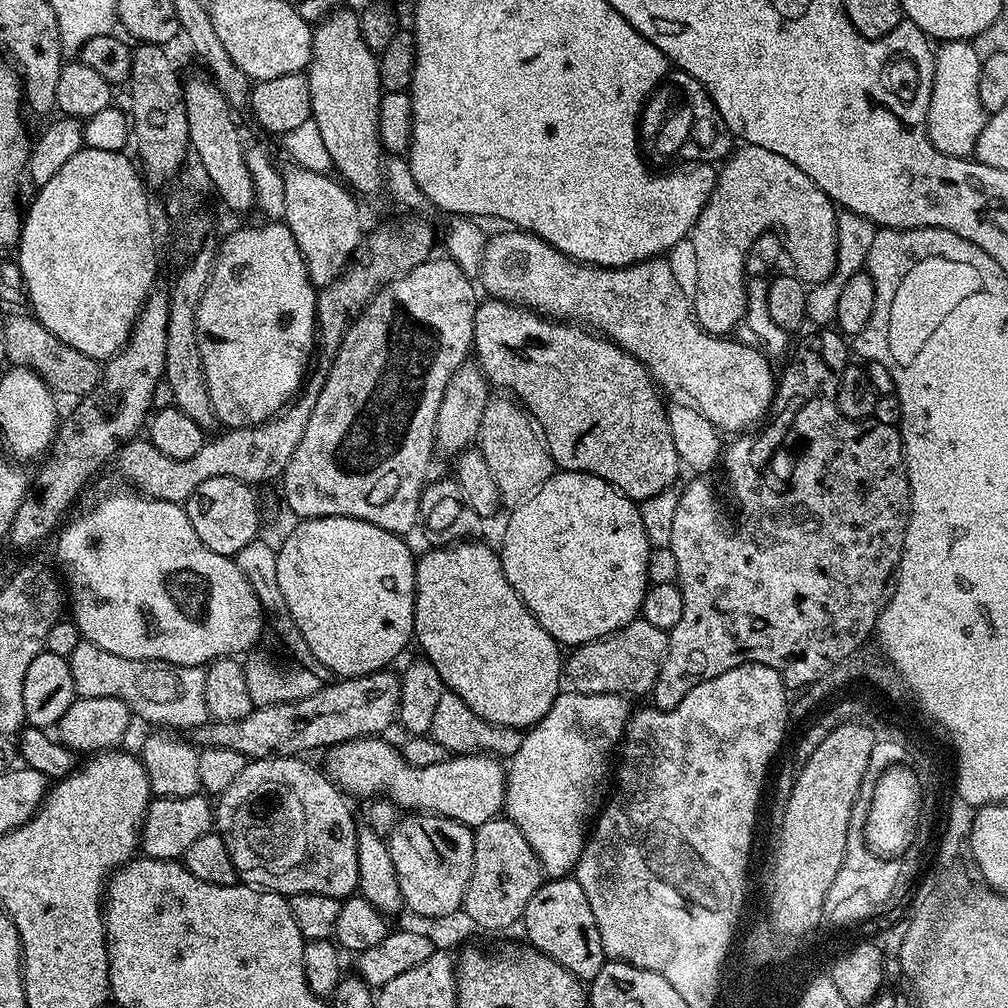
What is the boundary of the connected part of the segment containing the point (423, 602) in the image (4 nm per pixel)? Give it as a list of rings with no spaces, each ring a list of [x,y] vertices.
[[[469,538],[463,542],[447,546],[436,546],[428,550],[432,552],[426,553],[424,557],[421,555],[417,559],[416,601],[414,602],[412,634],[415,643],[420,643],[420,648],[424,651],[421,652],[423,659],[434,665],[438,670],[438,674],[443,677],[445,689],[458,694],[458,698],[462,698],[462,702],[466,702],[466,706],[470,706],[470,710],[474,710],[474,714],[478,714],[478,718],[498,726],[510,726],[511,728],[527,730],[543,718],[546,710],[550,710],[550,706],[554,706],[556,697],[562,691],[562,685],[560,685],[560,680],[562,684],[562,648],[554,638],[550,638],[550,634],[546,634],[546,630],[542,630],[542,626],[534,618],[534,614],[530,614],[530,610],[522,602],[522,598],[518,598],[514,586],[510,586],[510,582],[502,570],[502,562],[497,549],[495,547],[487,548],[486,545],[479,544],[478,541],[479,539]]]

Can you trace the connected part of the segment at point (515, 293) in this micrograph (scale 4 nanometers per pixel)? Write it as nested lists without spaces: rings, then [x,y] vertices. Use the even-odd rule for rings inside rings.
[[[504,231],[508,232],[489,235],[484,241],[478,284],[483,291],[484,288],[488,291],[491,299],[518,304],[521,308],[561,322],[575,322],[607,336],[646,365],[652,379],[665,393],[673,392],[676,395],[673,397],[699,408],[701,414],[721,433],[740,434],[752,430],[767,412],[769,415],[778,387],[777,373],[772,373],[773,361],[759,348],[743,344],[739,338],[725,338],[704,331],[693,315],[690,296],[674,280],[667,259],[643,260],[625,268],[600,268],[597,264],[572,260],[532,232]]]

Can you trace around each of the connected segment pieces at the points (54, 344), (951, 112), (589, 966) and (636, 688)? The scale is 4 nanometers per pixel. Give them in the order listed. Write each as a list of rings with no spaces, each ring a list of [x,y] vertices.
[[[28,314],[9,318],[8,325],[4,328],[4,352],[8,355],[9,365],[28,368],[38,374],[38,378],[42,378],[42,382],[61,397],[85,396],[90,390],[94,390],[94,386],[98,386],[102,375],[101,361],[90,358],[90,354],[74,350],[74,346],[66,346],[66,342],[54,338],[54,334],[46,330],[46,326],[42,326]]]
[[[936,52],[934,86],[928,107],[928,137],[938,150],[953,154],[972,154],[976,151],[978,136],[984,129],[986,113],[978,96],[979,63],[956,64],[952,52]]]
[[[548,878],[526,902],[522,929],[528,935],[527,943],[542,954],[554,958],[558,966],[570,970],[577,980],[591,982],[606,962],[602,938],[598,938],[598,922],[590,911],[590,902],[575,878]]]
[[[642,618],[631,620],[624,628],[589,644],[578,644],[566,656],[566,680],[582,694],[614,694],[647,697],[660,673],[668,649],[668,633],[650,626]]]

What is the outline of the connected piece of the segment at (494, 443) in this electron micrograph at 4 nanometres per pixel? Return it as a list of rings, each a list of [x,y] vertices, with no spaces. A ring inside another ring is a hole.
[[[489,399],[482,414],[478,447],[480,457],[490,466],[490,474],[498,486],[501,505],[511,510],[534,498],[538,490],[557,471],[548,445],[533,417],[515,399]]]

